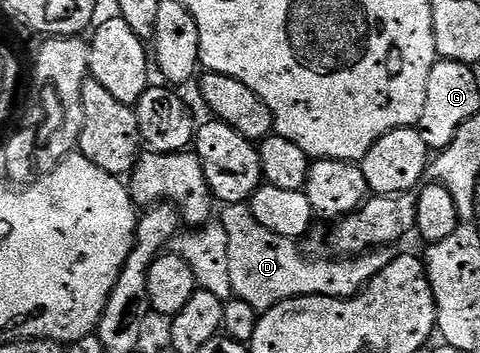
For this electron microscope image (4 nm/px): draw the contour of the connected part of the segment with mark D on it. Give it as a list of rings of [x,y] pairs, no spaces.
[[[226,203],[220,211],[219,222],[227,233],[231,289],[236,298],[247,301],[247,305],[259,313],[304,295],[349,299],[358,295],[380,271],[387,269],[395,257],[394,248],[387,246],[352,257],[308,259],[301,252],[302,244],[298,240],[279,237],[279,233],[263,229],[263,225],[255,221],[248,203]]]

